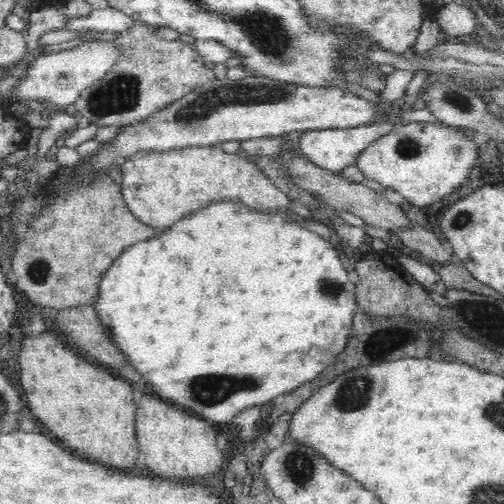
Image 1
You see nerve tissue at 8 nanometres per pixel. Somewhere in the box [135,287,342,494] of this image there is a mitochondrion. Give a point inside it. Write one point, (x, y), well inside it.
(209, 390)

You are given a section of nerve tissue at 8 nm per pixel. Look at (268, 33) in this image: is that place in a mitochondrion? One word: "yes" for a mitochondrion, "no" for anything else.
yes

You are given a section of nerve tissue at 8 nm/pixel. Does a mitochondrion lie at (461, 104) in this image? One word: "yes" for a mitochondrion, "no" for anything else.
yes

